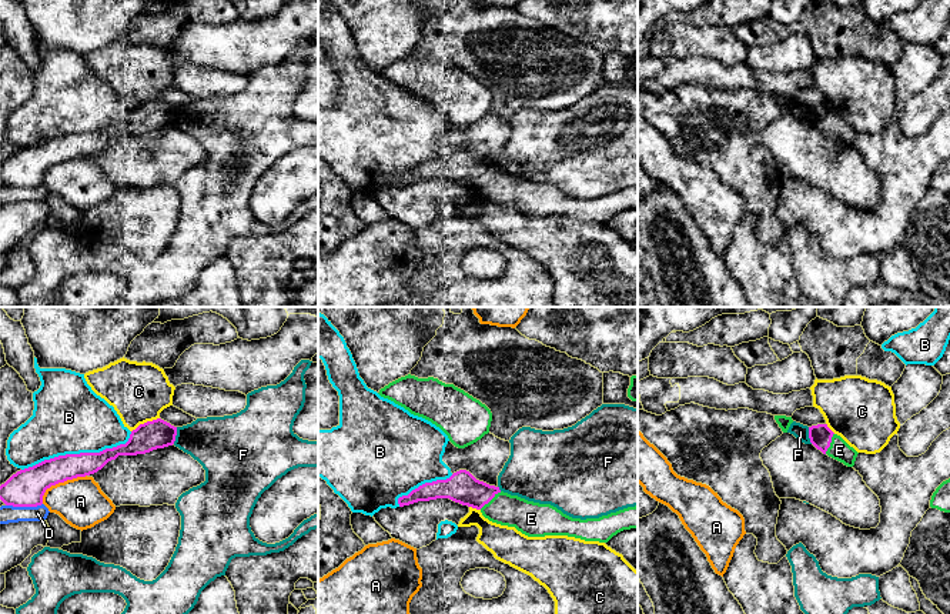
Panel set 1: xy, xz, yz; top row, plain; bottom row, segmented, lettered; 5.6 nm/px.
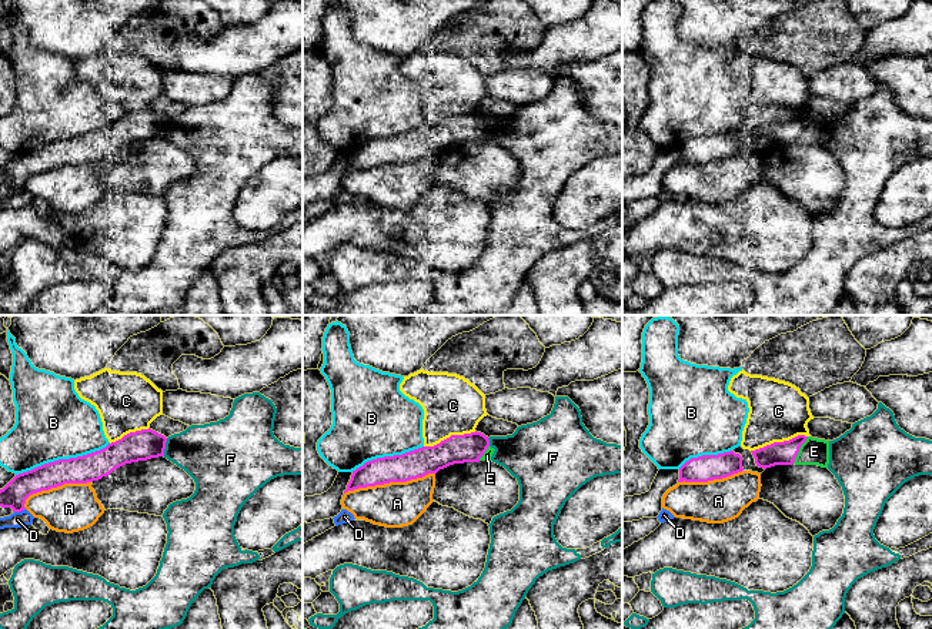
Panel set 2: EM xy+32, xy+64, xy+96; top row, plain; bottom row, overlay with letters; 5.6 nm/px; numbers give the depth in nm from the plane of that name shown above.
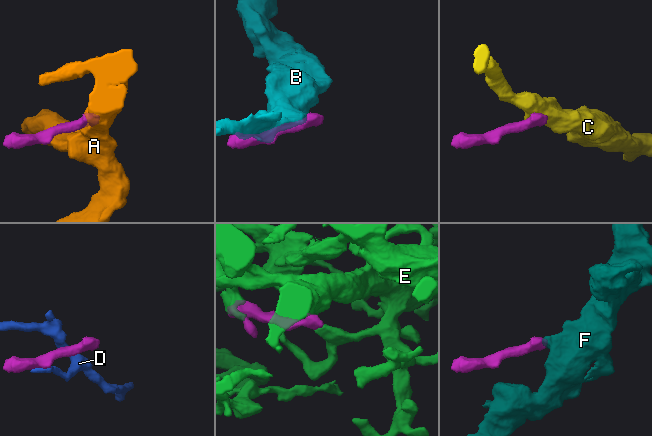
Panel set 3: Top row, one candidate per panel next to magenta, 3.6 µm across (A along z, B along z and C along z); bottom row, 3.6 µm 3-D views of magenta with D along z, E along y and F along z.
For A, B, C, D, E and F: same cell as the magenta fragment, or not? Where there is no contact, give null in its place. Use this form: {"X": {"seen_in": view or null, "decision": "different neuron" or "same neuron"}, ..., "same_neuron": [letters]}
{"A": {"seen_in": "xy", "decision": "different neuron"}, "B": {"seen_in": "xy", "decision": "different neuron"}, "C": {"seen_in": "xy", "decision": "different neuron"}, "D": {"seen_in": "xy", "decision": "different neuron"}, "E": {"seen_in": "xz", "decision": "same neuron"}, "F": {"seen_in": "xy", "decision": "different neuron"}, "same_neuron": ["E"]}

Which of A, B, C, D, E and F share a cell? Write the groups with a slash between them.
A / B / C / D / E / F

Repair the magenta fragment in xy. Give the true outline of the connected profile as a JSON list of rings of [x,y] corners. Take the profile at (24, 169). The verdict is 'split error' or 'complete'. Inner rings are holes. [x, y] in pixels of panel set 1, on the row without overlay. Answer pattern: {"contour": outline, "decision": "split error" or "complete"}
{"contour": [[[161,99],[147,101],[131,111],[126,124],[100,133],[58,136],[17,151],[0,166],[0,180],[13,187],[41,186],[43,176],[51,166],[94,154],[118,136],[145,134],[173,126],[175,116],[177,107],[170,103]]], "decision": "complete"}

